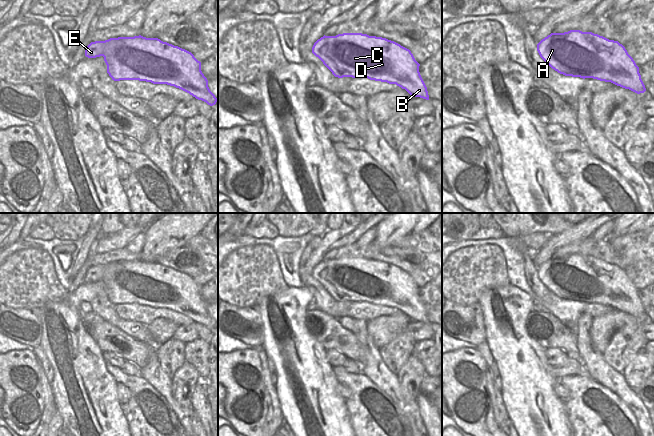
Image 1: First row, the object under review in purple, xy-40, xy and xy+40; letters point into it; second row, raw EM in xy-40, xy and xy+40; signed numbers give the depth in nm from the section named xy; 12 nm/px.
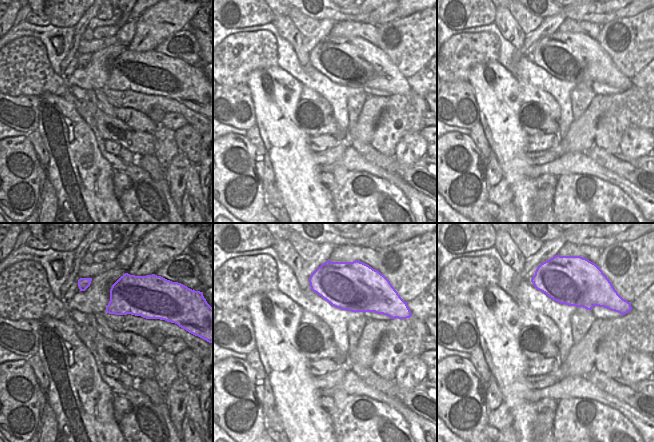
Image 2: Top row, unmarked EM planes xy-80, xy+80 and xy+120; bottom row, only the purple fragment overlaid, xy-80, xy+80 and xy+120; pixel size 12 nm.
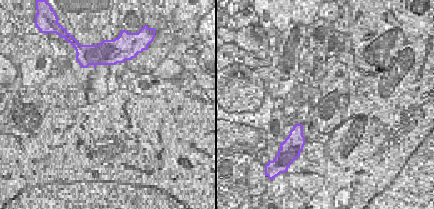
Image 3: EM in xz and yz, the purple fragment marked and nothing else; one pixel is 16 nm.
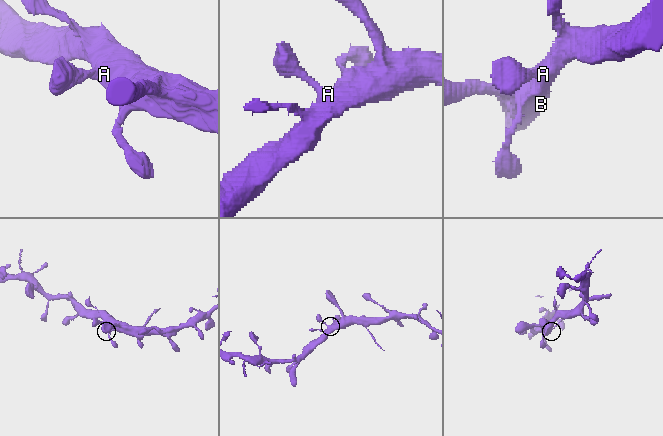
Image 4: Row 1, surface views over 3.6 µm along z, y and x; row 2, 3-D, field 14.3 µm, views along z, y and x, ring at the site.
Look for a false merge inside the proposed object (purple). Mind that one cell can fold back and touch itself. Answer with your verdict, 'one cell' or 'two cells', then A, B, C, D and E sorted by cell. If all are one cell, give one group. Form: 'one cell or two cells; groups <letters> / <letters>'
one cell; groups A B C D E

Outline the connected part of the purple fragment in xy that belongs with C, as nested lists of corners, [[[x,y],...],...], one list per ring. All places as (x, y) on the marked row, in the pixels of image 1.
[[[362,33],[324,35],[314,43],[312,53],[323,62],[335,77],[368,78],[396,84],[413,97],[429,100],[427,87],[419,72],[420,64],[409,49],[394,41]]]

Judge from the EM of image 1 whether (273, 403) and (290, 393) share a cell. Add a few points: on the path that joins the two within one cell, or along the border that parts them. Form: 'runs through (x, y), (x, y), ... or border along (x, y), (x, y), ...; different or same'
border along (275, 386), (279, 408), (284, 419); different

